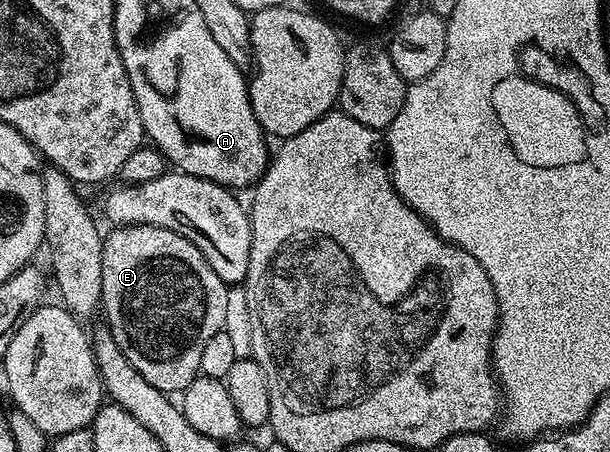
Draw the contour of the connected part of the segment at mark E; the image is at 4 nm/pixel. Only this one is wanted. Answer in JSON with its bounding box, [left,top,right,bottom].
[101,224,230,392]

